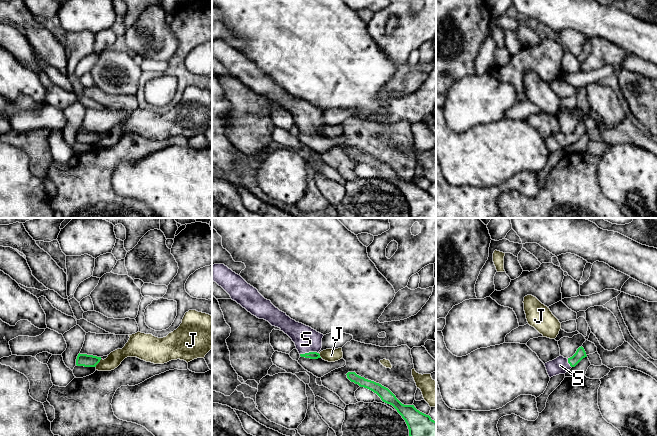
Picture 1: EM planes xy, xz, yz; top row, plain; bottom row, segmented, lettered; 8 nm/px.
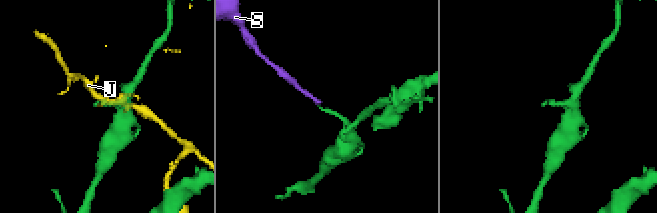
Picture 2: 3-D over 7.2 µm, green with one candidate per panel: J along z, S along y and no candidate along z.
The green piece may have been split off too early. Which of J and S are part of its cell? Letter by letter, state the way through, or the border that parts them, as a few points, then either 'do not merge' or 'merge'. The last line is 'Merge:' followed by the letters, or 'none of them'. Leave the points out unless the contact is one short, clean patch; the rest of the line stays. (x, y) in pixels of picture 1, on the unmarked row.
J: do not merge
S: runs through xz (312, 131), (309, 128), (306, 115); merge
Merge: S

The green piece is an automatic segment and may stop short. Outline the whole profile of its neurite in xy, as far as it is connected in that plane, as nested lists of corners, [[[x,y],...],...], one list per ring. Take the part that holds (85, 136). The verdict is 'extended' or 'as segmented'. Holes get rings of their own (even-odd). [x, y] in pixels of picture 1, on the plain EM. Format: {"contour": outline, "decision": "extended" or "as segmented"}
{"contour": [[[79,129],[76,135],[76,141],[84,143],[96,143],[100,136],[101,133]]], "decision": "as segmented"}

